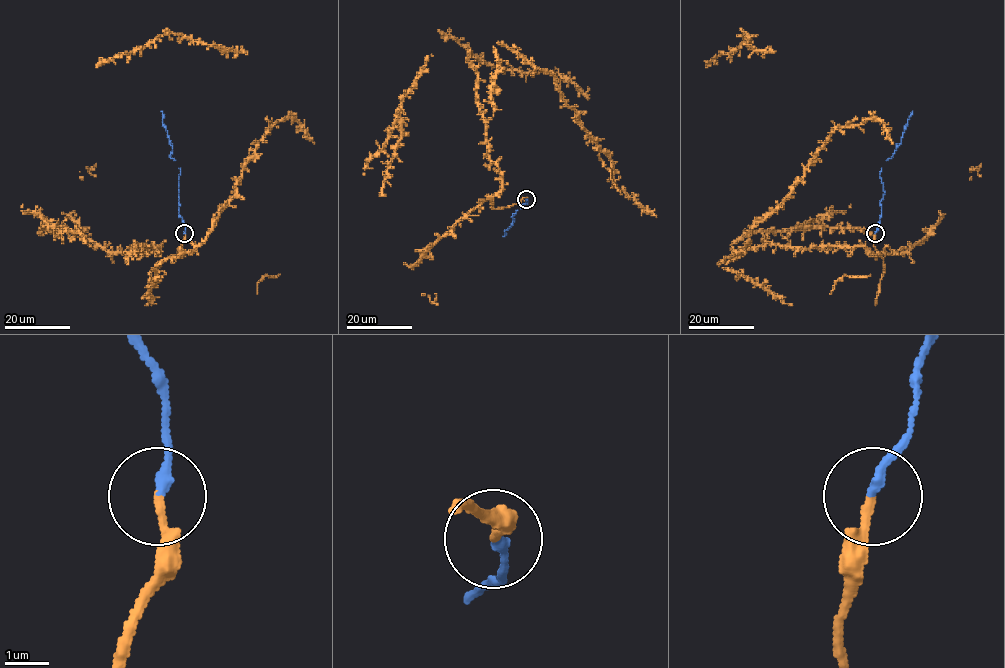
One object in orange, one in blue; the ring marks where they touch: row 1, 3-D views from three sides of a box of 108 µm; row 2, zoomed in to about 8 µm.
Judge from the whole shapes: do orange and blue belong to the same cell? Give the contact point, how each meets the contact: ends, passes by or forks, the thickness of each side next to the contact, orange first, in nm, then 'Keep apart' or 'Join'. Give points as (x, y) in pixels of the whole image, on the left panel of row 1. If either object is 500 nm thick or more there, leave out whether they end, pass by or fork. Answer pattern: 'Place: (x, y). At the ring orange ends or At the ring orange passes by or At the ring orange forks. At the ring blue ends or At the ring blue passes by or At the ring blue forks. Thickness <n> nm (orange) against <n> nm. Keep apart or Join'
Place: (184, 233). At the ring orange ends. At the ring blue ends. Thickness 190 nm (orange) against 240 nm. Keep apart

